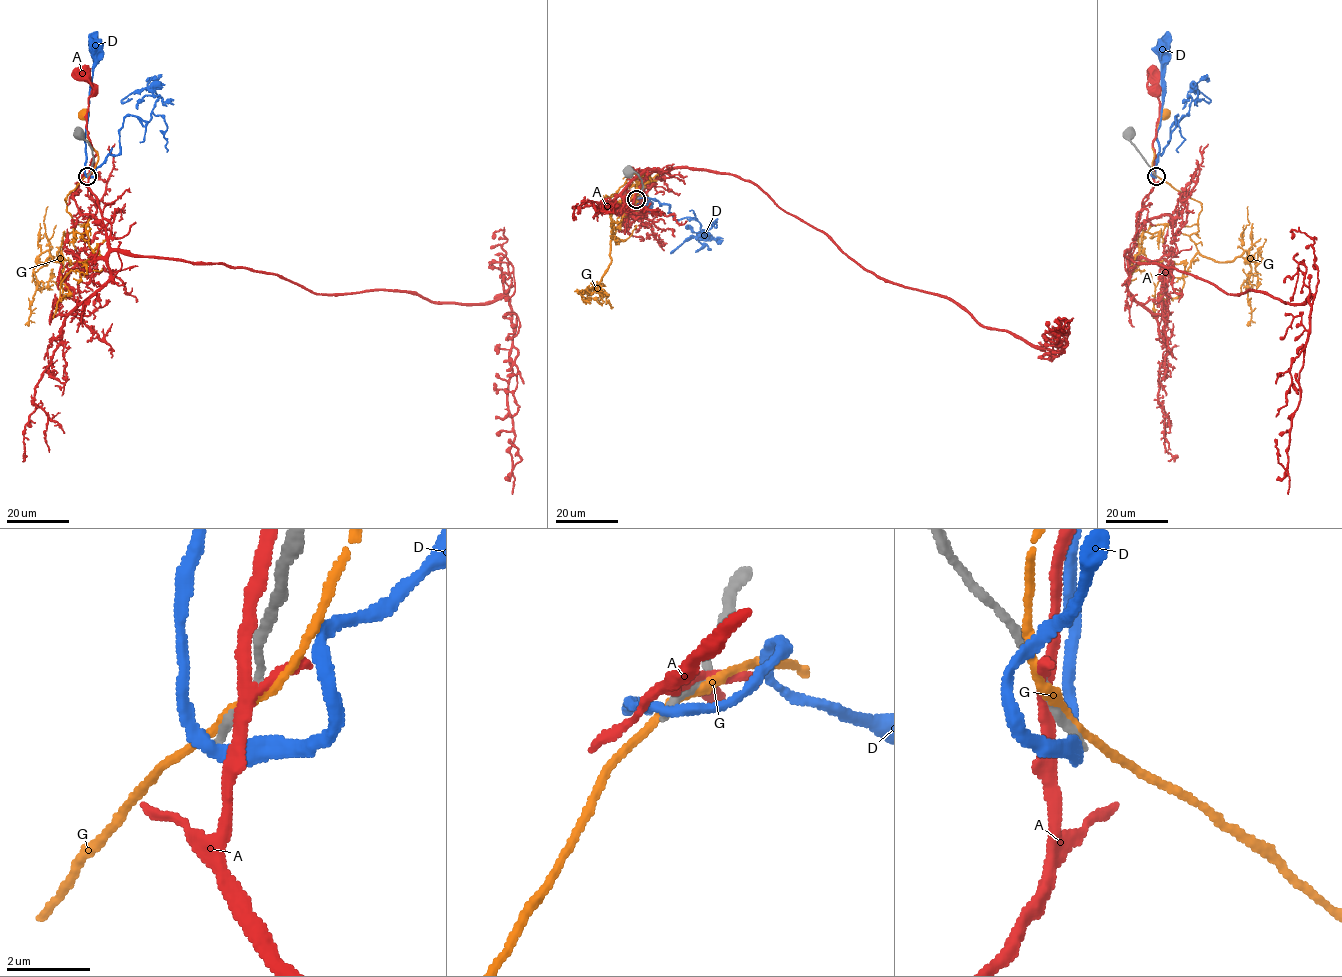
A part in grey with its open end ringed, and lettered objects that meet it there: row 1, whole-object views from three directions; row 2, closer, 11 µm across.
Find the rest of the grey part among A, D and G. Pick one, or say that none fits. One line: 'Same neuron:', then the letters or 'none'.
Same neuron: none

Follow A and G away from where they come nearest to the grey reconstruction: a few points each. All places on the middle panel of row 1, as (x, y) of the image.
A: (639, 196), (645, 197), (641, 195), (635, 200), (641, 203), (629, 200), (628, 195)
G: (638, 197), (647, 196), (640, 195), (632, 207)

